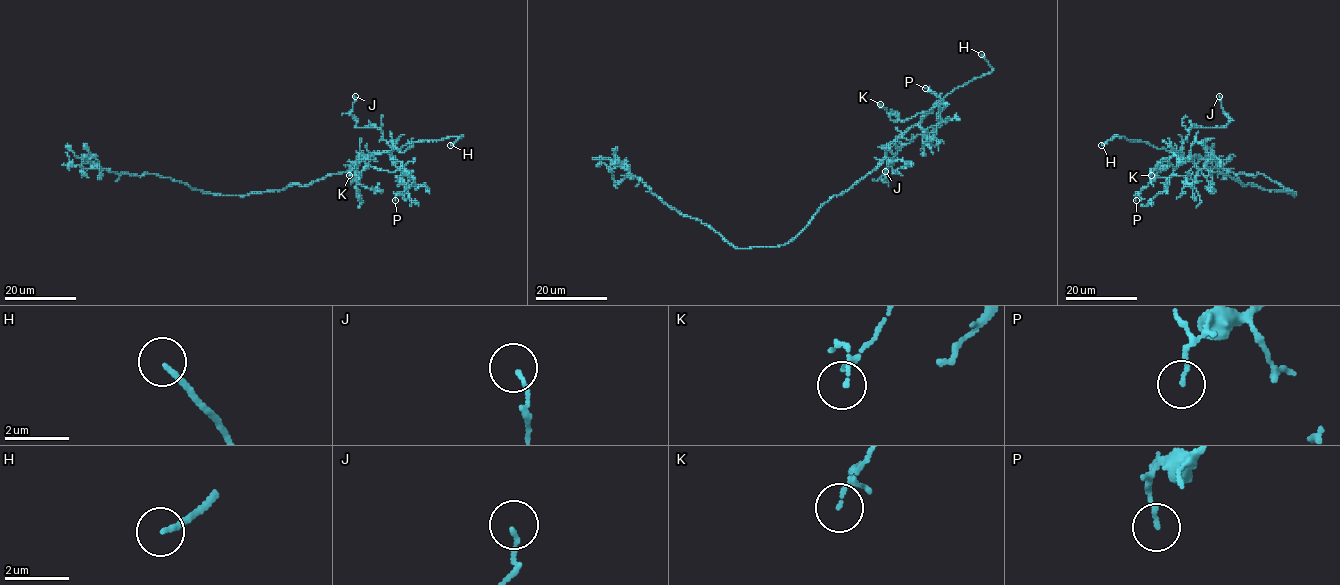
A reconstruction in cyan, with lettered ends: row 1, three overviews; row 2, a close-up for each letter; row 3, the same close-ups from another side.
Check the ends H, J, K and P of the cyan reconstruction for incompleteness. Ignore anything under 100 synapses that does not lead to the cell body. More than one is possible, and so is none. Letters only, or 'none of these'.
H

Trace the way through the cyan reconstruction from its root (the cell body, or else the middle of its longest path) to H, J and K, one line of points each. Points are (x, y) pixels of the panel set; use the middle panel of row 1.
H: (811, 219), (834, 195), (870, 173), (889, 145), (916, 126), (936, 103), (989, 73), (992, 67), (981, 54)
J: (811, 219), (870, 173), (891, 143), (918, 126), (922, 133), (898, 152), (883, 180), (885, 171)
K: (811, 219), (834, 195), (870, 173), (891, 144), (920, 126), (922, 118), (932, 111), (892, 121), (880, 104)

